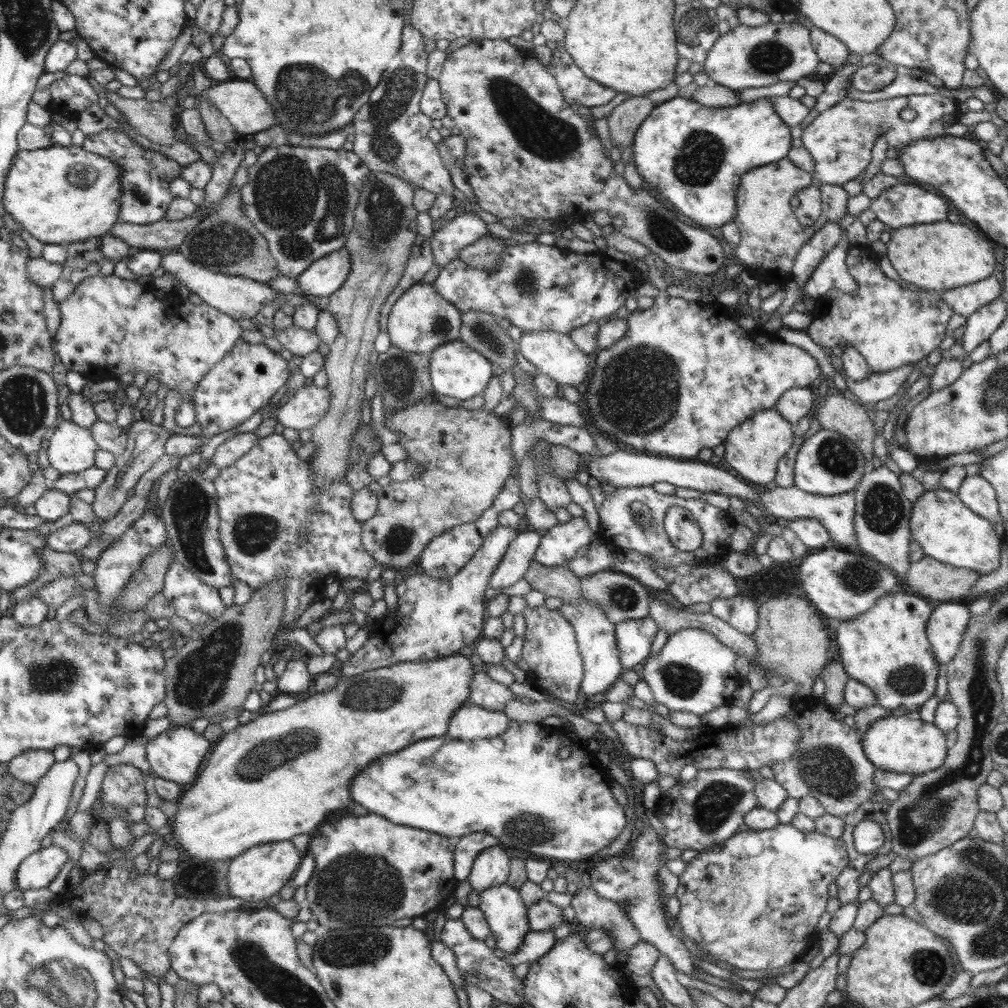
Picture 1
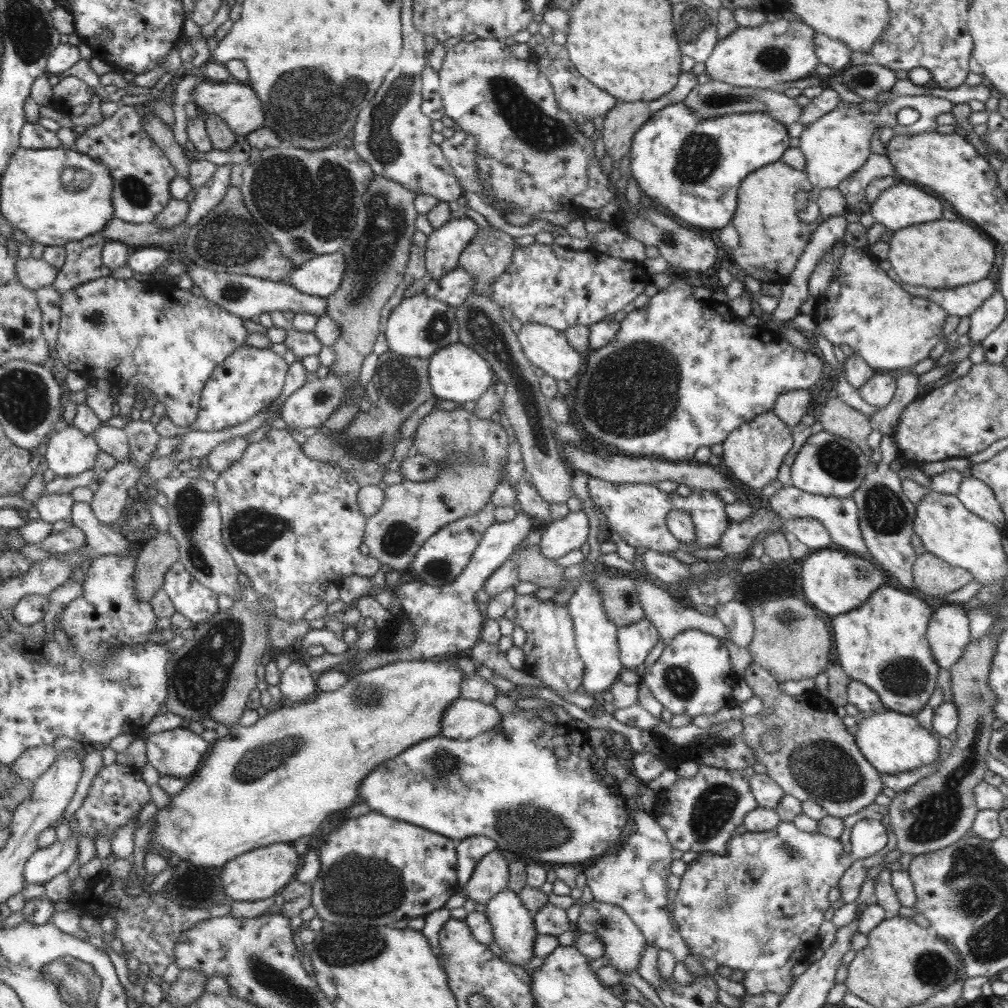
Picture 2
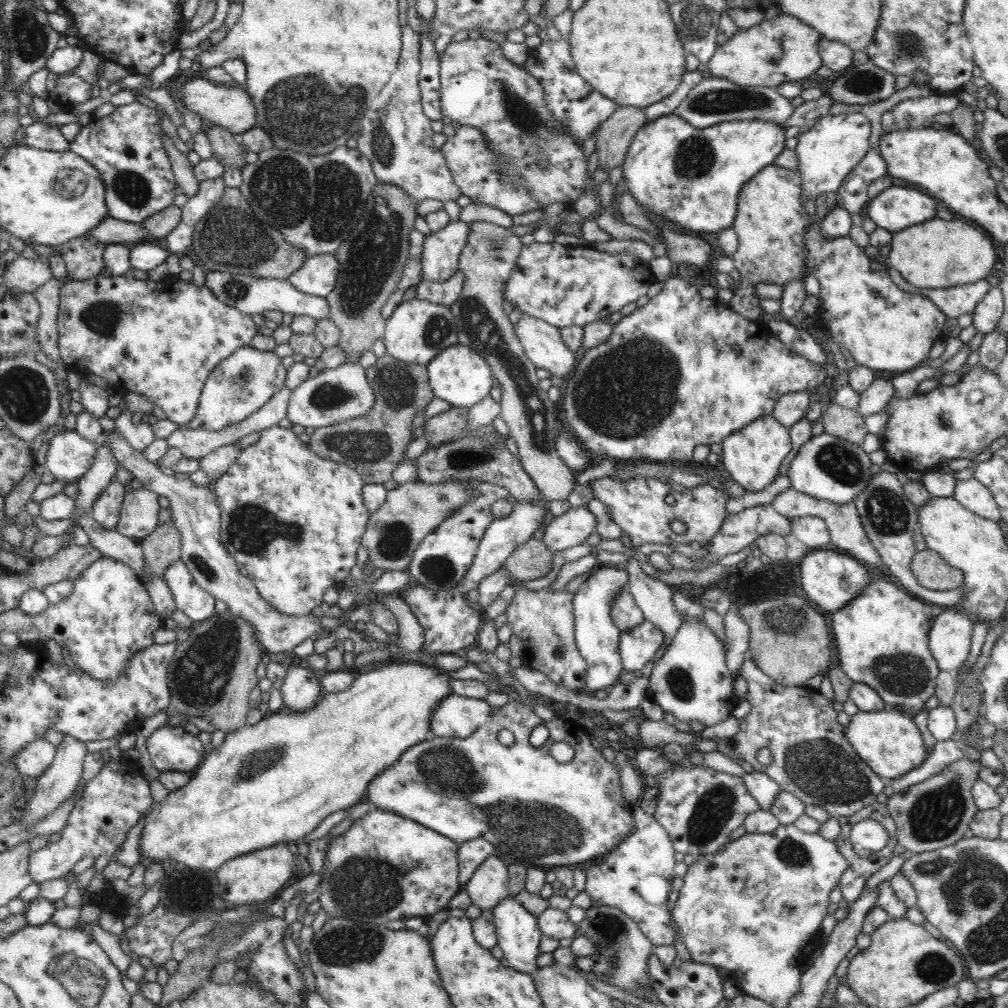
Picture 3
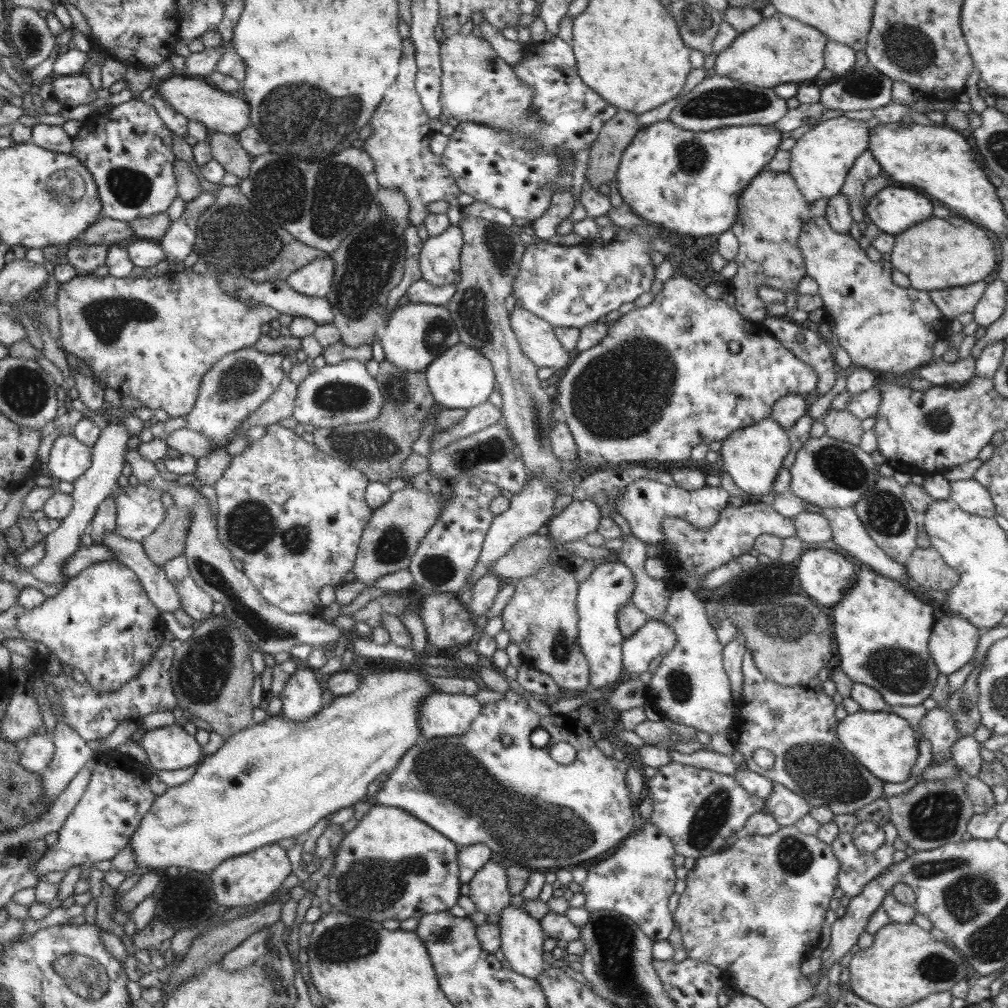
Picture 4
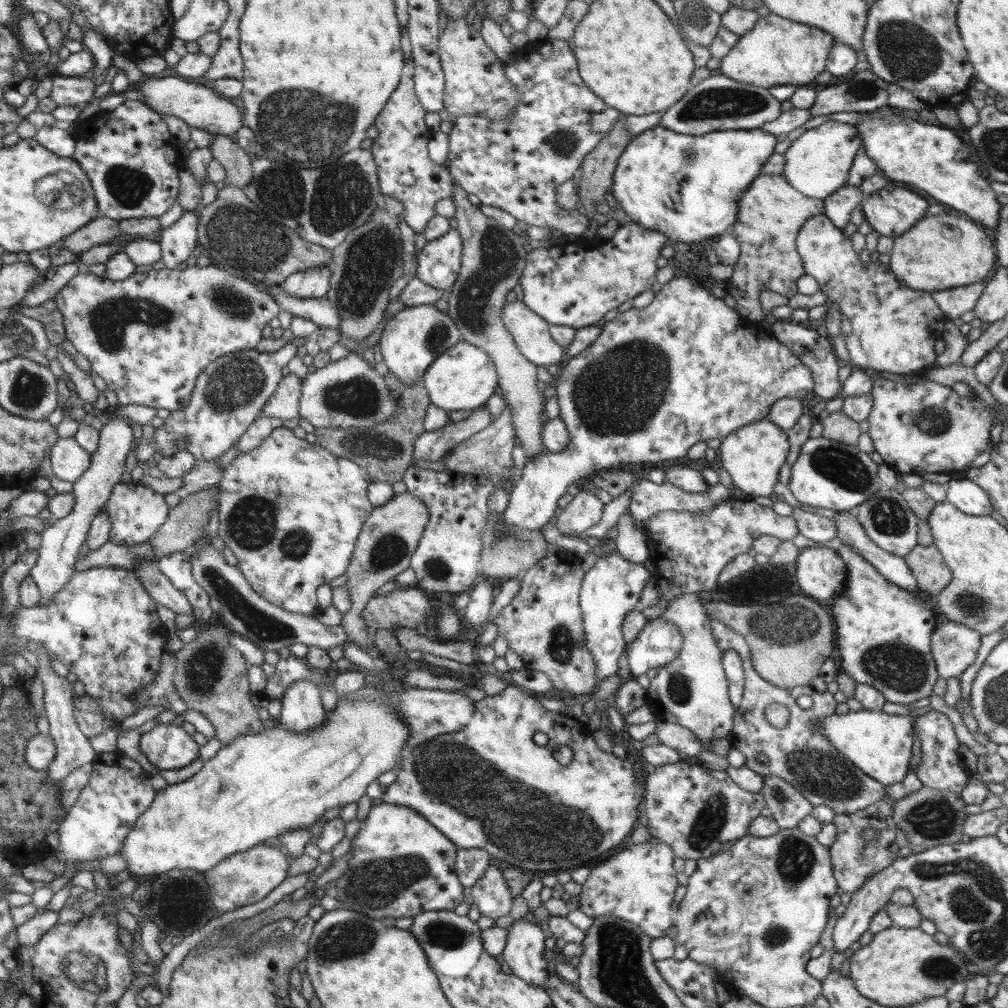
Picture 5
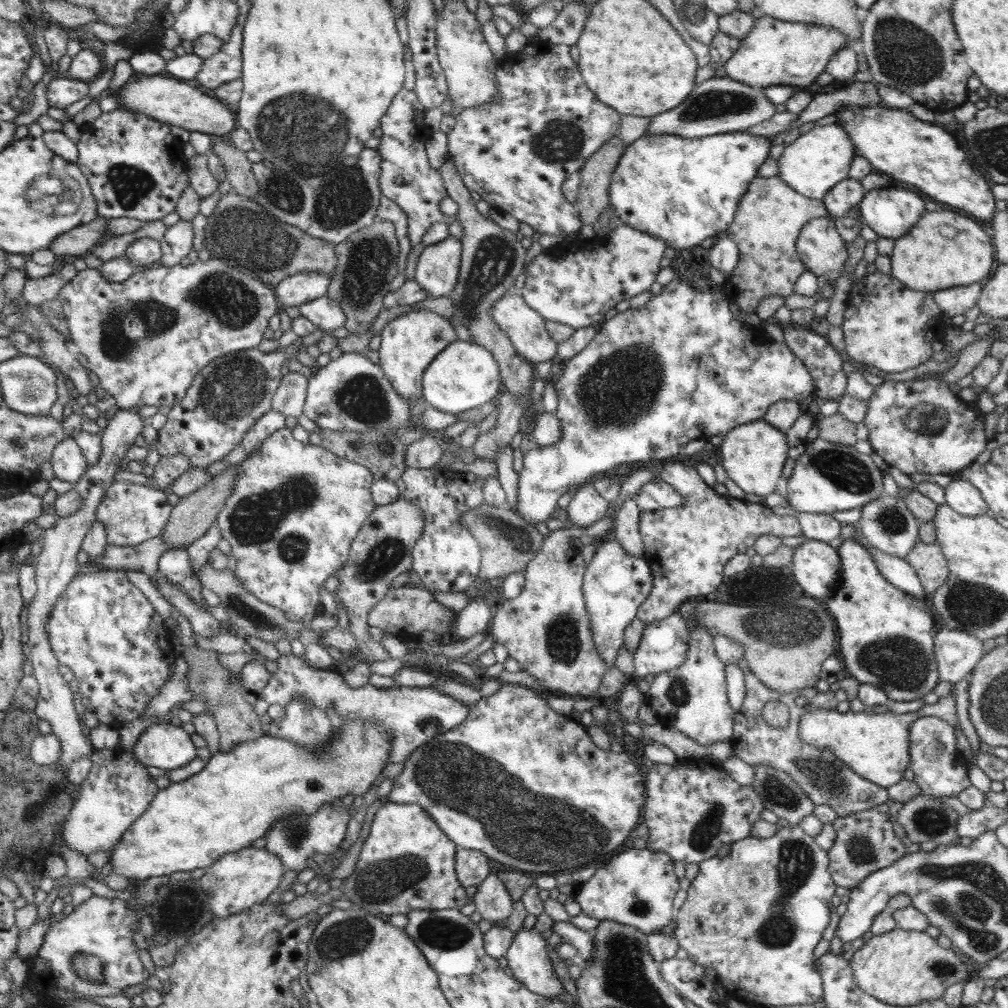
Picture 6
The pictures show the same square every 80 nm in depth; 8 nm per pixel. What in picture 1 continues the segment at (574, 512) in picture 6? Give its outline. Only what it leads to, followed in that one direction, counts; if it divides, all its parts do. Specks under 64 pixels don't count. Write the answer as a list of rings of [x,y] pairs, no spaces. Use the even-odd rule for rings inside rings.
[[[572,514],[568,522],[559,524],[554,522],[550,530],[541,533],[541,539],[533,558],[544,566],[566,565],[570,559],[576,556],[576,552],[582,546],[587,547],[594,540],[595,535],[585,518],[582,518],[581,515]]]

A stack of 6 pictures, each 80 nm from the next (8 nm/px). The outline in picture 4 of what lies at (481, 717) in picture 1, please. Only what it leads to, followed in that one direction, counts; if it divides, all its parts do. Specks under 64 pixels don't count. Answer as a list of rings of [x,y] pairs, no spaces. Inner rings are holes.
[[[433,690],[427,694],[419,710],[421,736],[434,738],[464,734],[481,710],[482,703],[476,697]]]

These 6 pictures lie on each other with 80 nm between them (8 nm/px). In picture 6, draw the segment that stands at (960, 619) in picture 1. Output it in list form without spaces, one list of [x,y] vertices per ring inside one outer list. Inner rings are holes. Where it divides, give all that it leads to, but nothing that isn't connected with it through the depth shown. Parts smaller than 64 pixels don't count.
[[[942,628],[933,641],[939,680],[952,685],[969,677],[983,657],[983,642],[962,630]]]

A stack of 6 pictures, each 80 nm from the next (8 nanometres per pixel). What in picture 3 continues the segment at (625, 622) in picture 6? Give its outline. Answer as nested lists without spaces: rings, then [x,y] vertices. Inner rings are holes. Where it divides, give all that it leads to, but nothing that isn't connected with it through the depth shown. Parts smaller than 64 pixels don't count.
[[[598,566],[598,571],[592,573],[573,595],[575,643],[587,664],[585,690],[590,693],[616,685],[625,669],[619,653],[621,631],[612,621],[610,607],[614,597],[627,588],[628,579],[628,573],[621,566]]]

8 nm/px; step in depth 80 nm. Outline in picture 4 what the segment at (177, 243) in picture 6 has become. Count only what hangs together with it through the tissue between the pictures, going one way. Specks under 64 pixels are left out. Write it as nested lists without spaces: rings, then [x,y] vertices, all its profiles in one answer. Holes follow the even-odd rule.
[[[203,191],[193,200],[186,203],[182,215],[171,221],[170,228],[161,238],[161,247],[165,252],[165,260],[170,264],[182,262],[195,250],[196,227],[200,215],[208,208],[217,197],[216,192]]]

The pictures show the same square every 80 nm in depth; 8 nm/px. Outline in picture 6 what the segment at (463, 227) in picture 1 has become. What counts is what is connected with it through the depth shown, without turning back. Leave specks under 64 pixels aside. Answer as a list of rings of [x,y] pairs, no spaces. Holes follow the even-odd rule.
[[[452,235],[425,246],[412,278],[426,290],[430,298],[448,296],[458,282],[461,252],[461,242]]]

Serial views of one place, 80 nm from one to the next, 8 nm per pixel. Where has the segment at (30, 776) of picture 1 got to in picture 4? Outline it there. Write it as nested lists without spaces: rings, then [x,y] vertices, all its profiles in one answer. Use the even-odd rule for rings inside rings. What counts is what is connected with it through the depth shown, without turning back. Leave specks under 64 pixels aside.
[[[36,734],[22,742],[20,749],[19,763],[28,772],[41,774],[54,756],[55,744],[47,735]]]

